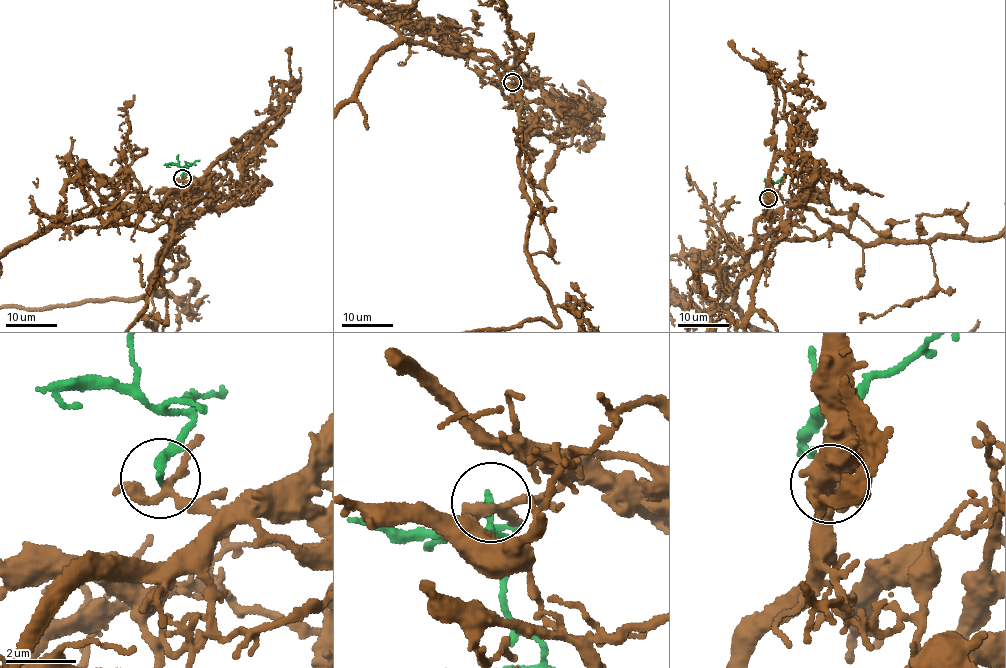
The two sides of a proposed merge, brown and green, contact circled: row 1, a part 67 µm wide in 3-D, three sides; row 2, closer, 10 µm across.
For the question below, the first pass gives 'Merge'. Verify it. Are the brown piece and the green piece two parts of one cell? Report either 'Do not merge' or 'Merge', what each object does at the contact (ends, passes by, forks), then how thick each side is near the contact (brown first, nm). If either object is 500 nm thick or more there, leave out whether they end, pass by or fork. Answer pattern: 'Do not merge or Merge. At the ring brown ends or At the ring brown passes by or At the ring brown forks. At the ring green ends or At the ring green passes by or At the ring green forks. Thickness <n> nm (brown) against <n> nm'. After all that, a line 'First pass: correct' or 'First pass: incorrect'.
Merge. At the ring brown forks. At the ring green ends. Thickness 190 nm (brown) against 200 nm
First pass: correct

